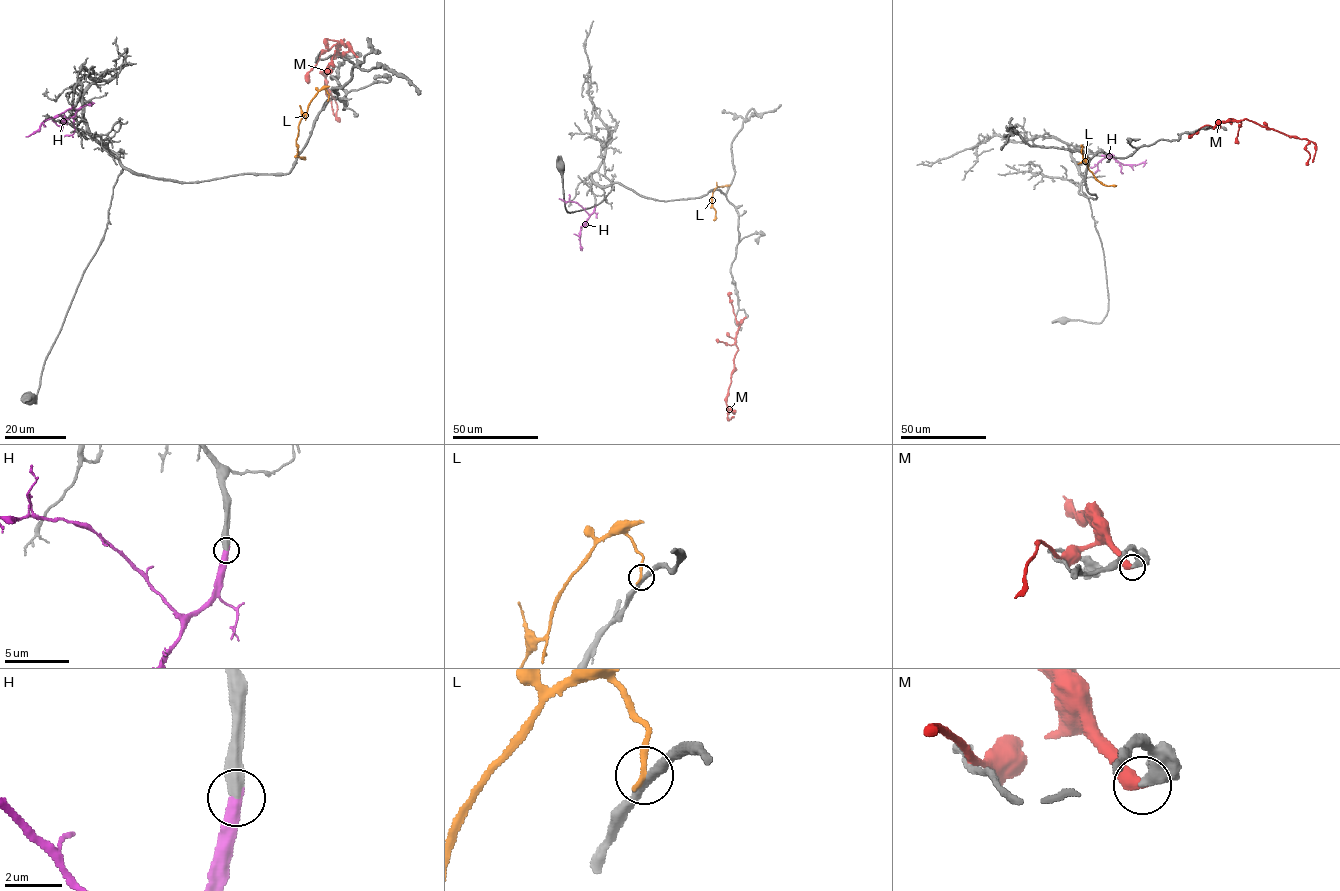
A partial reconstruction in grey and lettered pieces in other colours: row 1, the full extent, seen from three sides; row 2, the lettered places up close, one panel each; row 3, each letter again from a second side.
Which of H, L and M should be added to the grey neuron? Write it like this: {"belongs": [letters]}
{"belongs": ["H"]}

